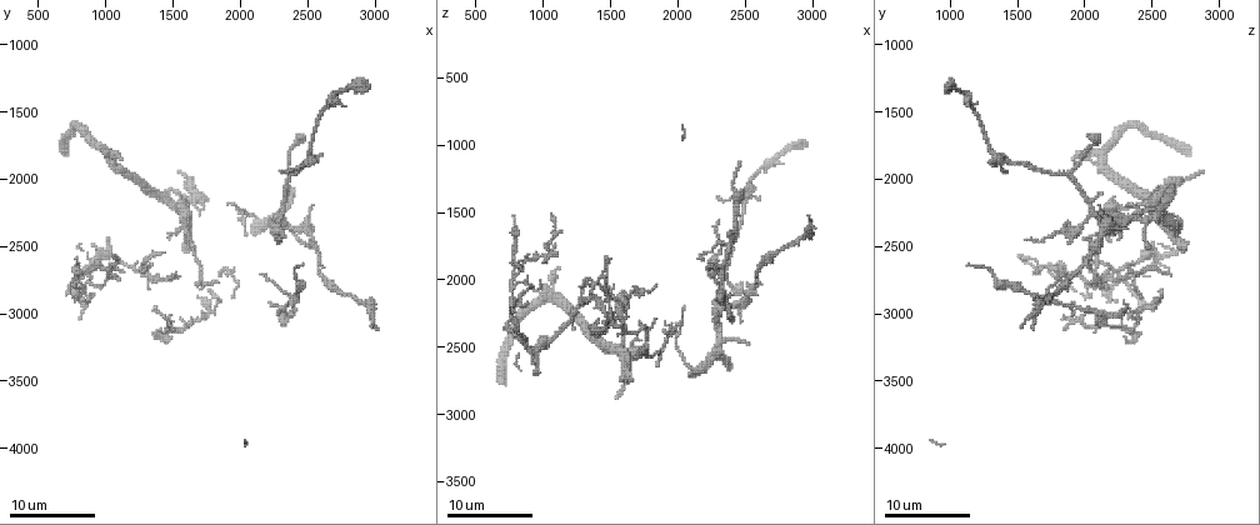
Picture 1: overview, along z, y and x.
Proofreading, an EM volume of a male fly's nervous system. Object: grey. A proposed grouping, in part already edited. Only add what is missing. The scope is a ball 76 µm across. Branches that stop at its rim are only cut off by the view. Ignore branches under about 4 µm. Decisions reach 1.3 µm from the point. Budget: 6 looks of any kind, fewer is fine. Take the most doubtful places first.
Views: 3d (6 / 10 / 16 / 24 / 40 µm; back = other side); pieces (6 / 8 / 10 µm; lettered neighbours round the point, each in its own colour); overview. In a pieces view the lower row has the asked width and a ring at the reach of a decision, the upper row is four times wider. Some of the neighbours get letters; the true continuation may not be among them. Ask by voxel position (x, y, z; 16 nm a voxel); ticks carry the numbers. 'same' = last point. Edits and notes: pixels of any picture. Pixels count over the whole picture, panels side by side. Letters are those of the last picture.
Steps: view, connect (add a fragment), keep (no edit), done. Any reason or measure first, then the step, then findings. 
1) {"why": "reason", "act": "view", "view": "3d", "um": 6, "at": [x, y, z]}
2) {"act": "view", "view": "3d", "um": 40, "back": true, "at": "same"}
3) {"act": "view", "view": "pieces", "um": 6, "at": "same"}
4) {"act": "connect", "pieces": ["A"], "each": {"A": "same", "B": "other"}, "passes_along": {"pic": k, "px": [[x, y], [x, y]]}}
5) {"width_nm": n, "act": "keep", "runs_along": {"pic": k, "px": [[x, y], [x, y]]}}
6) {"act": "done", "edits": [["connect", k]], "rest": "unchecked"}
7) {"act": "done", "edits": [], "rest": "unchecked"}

{"why": "an open end", "act": "view", "view": "pieces", "um": 6, "at": [1540, 2740, 2300]}

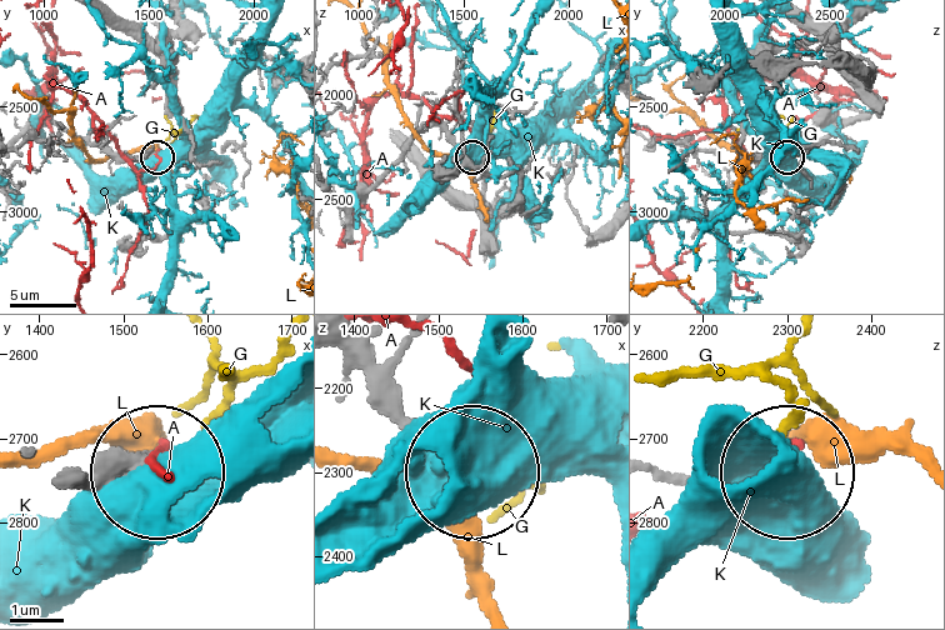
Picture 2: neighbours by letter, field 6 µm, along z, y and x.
{"act": "keep", "each": {"A": "other", "G": "other", "K": "other", "L": "other"}, "found": "none of them fits"}

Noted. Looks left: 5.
{"why": "an open end", "act": "view", "view": "3d", "um": 10, "at": [2300, 2440, 1580]}

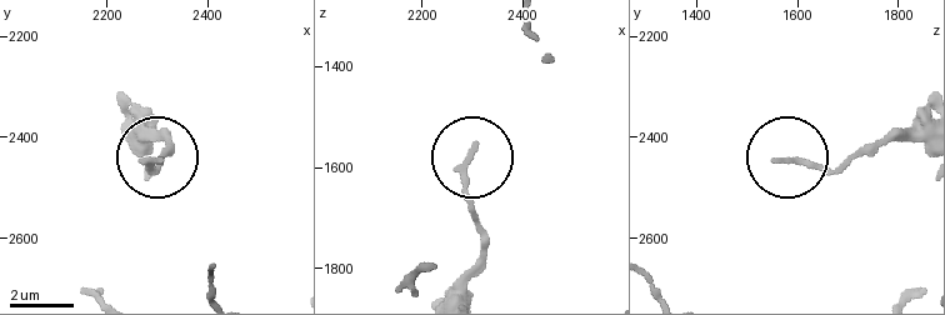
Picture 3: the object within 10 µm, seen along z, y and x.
{"act": "view", "view": "pieces", "um": 6, "at": [2300, 2450, 1560]}

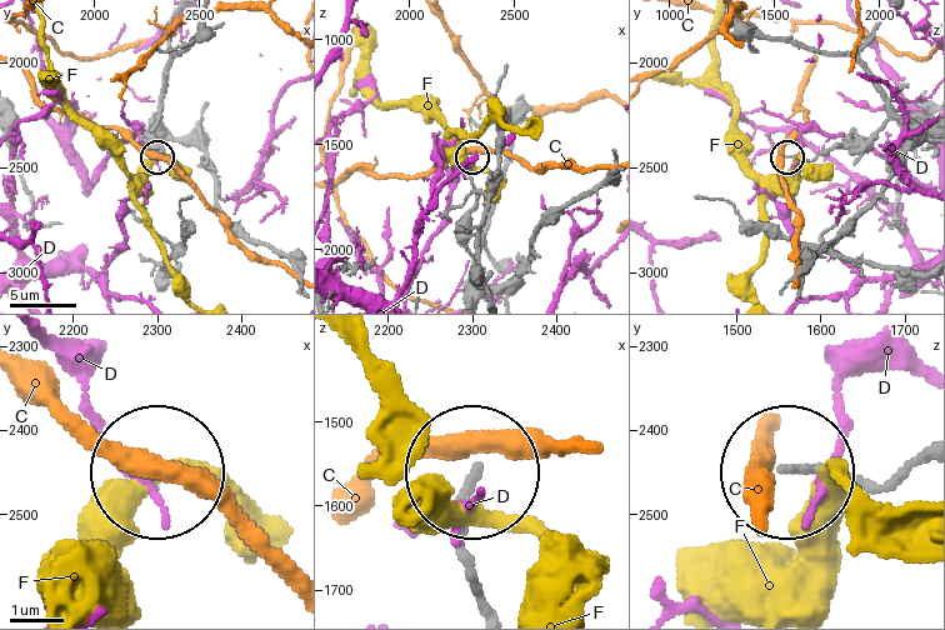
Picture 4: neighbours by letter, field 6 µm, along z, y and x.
{"act": "keep", "each": {"C": "other", "D": "other", "F": "other"}, "runs_along": {"pic": 4, "px": [[481, 601], [464, 548], [473, 471]]}, "found": "no lettered fragment goes on from it"}

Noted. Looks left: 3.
{"why": "free end", "act": "view", "view": "3d", "um": 6, "at": [2460, 2620, 1140]}

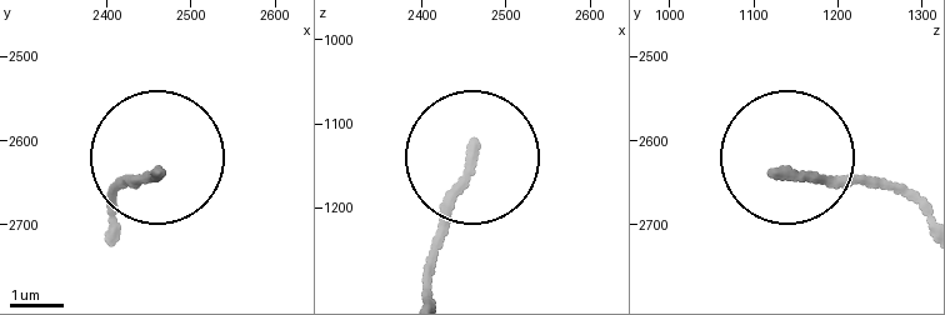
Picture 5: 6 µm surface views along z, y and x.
{"act": "view", "view": "pieces", "um": 6, "at": [2460, 2640, 1135]}

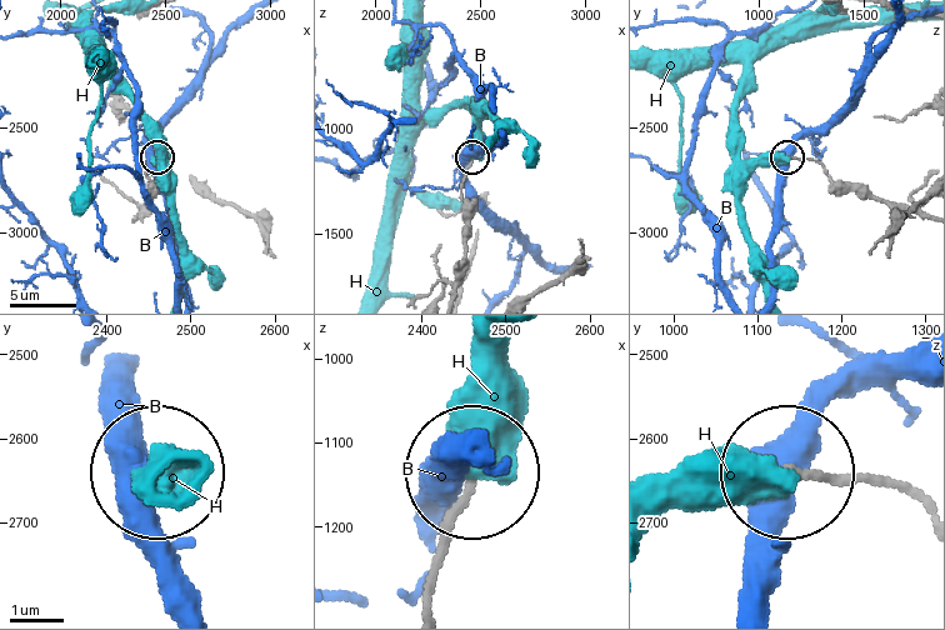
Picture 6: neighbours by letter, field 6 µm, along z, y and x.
{"act": "keep", "each": {"B": "other", "H": "other"}, "found": "none of them fits"}

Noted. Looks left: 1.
{"act": "done", "edits": [], "rest": "unchecked"}

